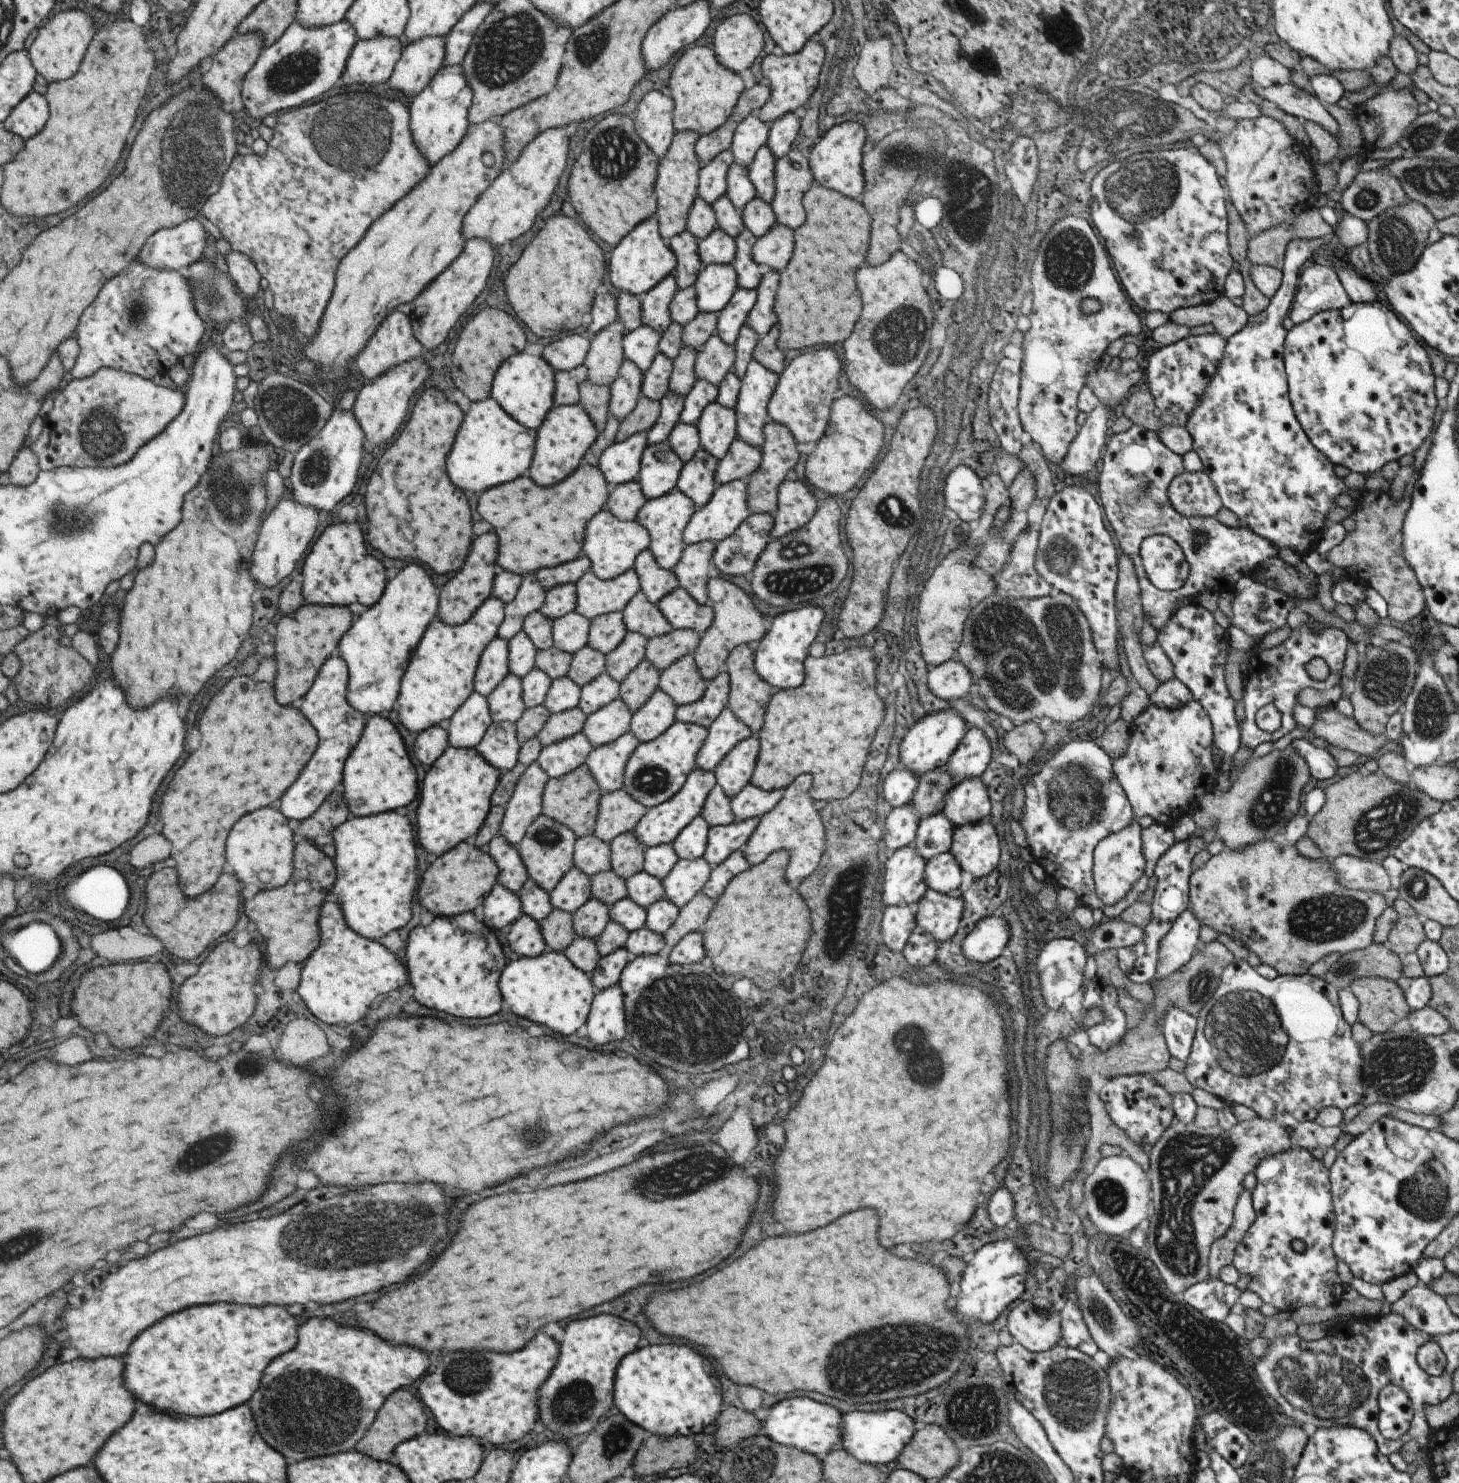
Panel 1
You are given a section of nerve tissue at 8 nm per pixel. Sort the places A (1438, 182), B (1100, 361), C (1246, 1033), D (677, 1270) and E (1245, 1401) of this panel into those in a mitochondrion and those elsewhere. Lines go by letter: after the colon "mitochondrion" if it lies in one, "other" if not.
A: mitochondrion
B: other
C: mitochondrion
D: mitochondrion
E: mitochondrion

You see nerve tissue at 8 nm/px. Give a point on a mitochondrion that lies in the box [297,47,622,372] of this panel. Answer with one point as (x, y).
(358, 136)

